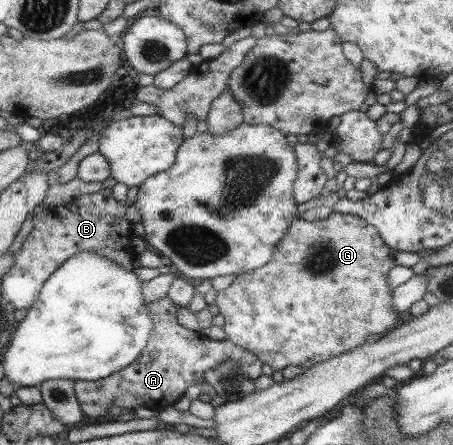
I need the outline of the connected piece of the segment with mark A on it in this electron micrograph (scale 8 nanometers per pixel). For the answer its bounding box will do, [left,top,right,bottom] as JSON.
[75,296,263,423]

